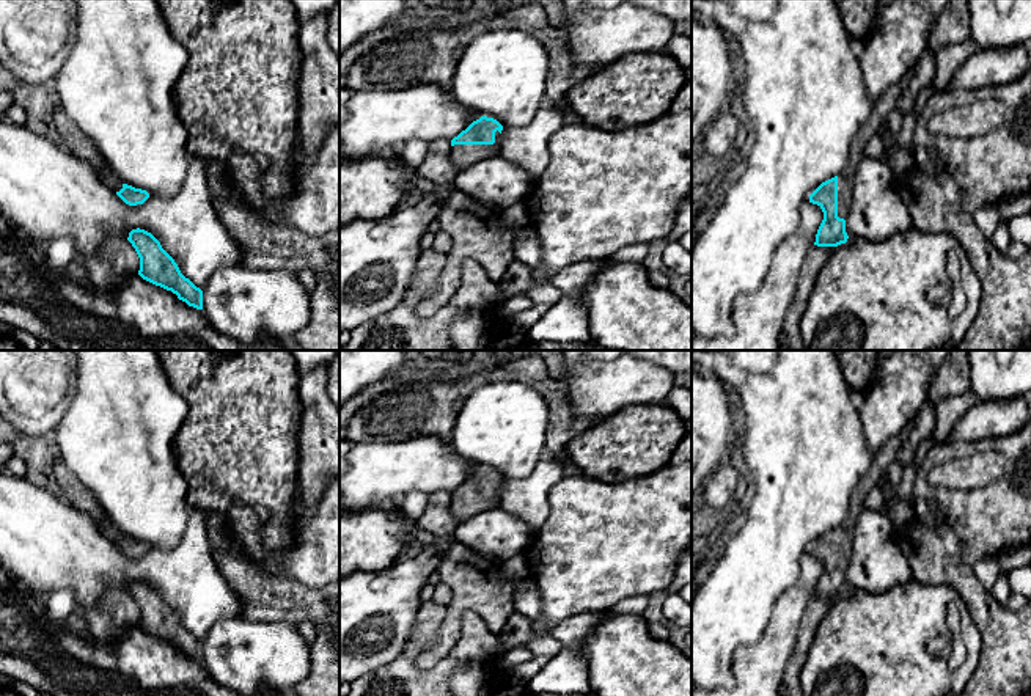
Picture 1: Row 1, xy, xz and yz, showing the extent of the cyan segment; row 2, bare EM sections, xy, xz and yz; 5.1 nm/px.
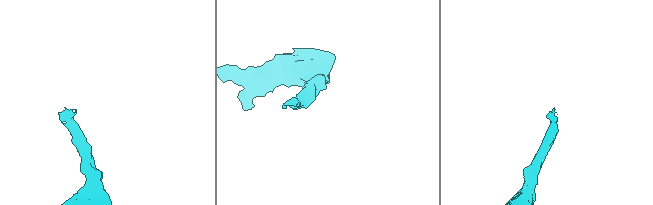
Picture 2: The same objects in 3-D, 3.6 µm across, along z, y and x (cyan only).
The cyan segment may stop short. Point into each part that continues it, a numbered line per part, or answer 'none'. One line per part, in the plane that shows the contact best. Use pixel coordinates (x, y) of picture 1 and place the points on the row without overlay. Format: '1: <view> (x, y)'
1: xz (462, 508)

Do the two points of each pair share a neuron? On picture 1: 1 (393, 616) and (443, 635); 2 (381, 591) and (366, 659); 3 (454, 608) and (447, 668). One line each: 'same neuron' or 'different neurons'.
1: different neurons
2: same neuron
3: different neurons

